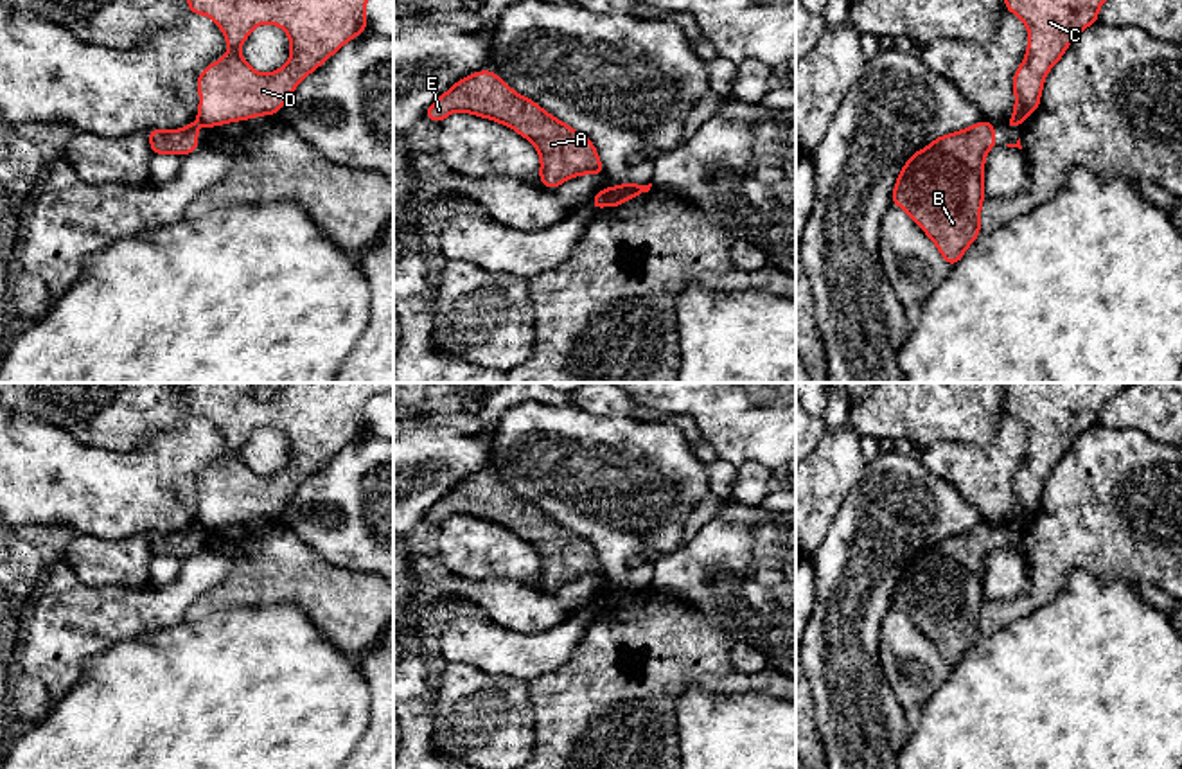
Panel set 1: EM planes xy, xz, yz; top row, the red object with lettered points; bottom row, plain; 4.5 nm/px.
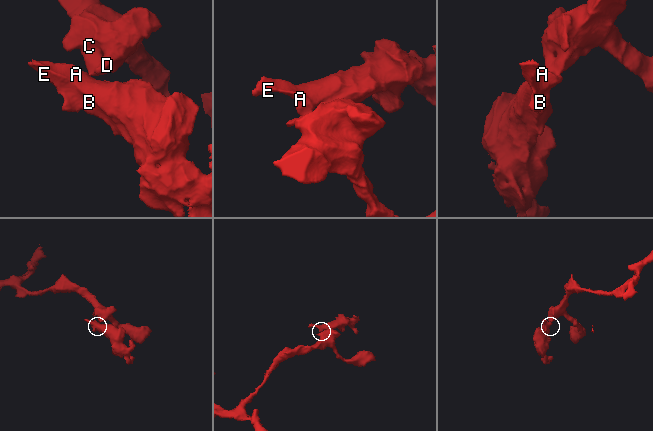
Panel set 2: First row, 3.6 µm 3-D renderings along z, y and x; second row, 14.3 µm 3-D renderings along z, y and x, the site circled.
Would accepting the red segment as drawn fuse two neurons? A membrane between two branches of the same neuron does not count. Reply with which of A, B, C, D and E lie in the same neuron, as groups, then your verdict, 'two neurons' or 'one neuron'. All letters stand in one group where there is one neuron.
A B E / C D | two neurons

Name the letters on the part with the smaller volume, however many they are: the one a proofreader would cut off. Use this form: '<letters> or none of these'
A, B, E

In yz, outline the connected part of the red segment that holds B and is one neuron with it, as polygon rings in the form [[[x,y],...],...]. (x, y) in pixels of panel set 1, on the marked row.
[[[988,120],[936,137],[931,146],[911,155],[893,189],[891,203],[904,208],[916,221],[950,266],[961,261],[965,250],[981,234],[984,156],[995,146],[995,129]]]

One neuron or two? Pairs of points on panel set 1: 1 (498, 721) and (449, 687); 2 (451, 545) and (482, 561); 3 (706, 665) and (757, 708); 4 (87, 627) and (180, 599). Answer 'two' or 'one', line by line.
1: one
2: one
3: two
4: one

